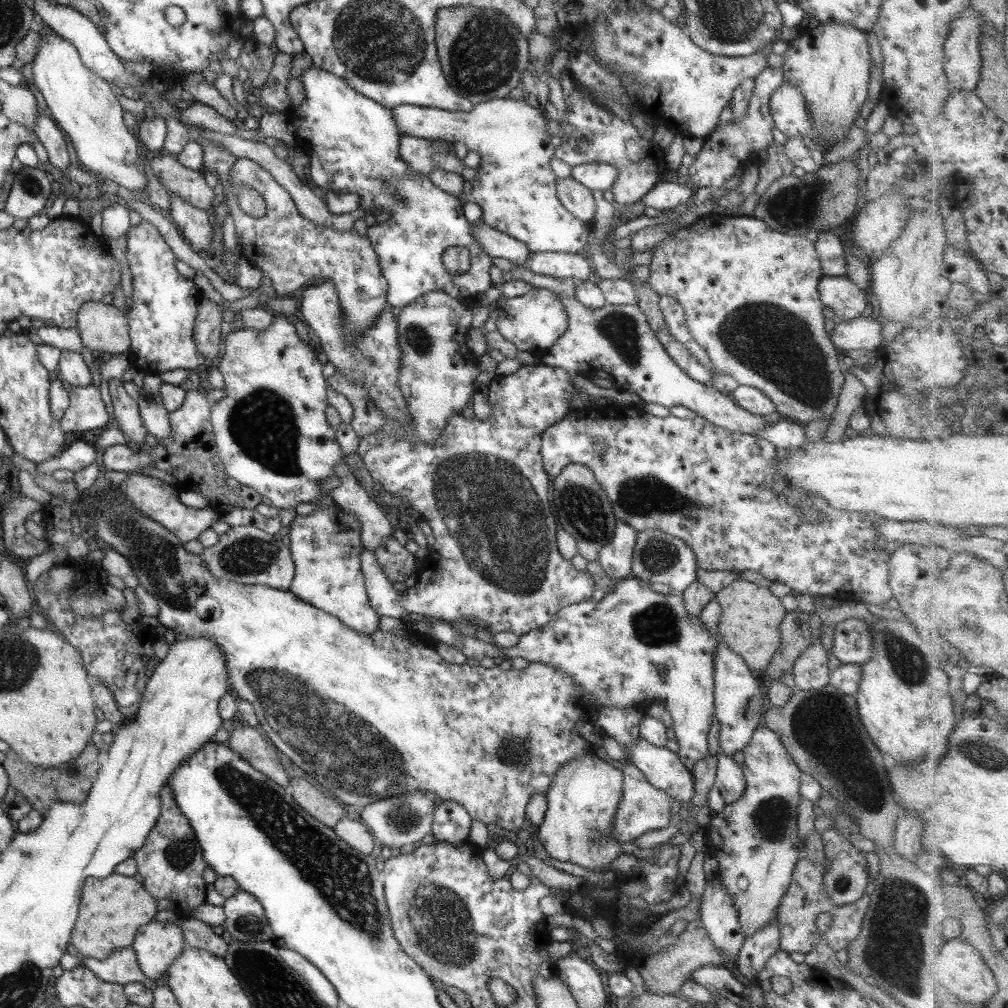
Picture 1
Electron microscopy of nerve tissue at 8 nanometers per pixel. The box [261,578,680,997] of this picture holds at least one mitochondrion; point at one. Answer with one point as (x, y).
(436, 926)

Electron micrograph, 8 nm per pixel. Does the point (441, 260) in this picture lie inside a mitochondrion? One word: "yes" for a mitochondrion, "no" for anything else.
no

